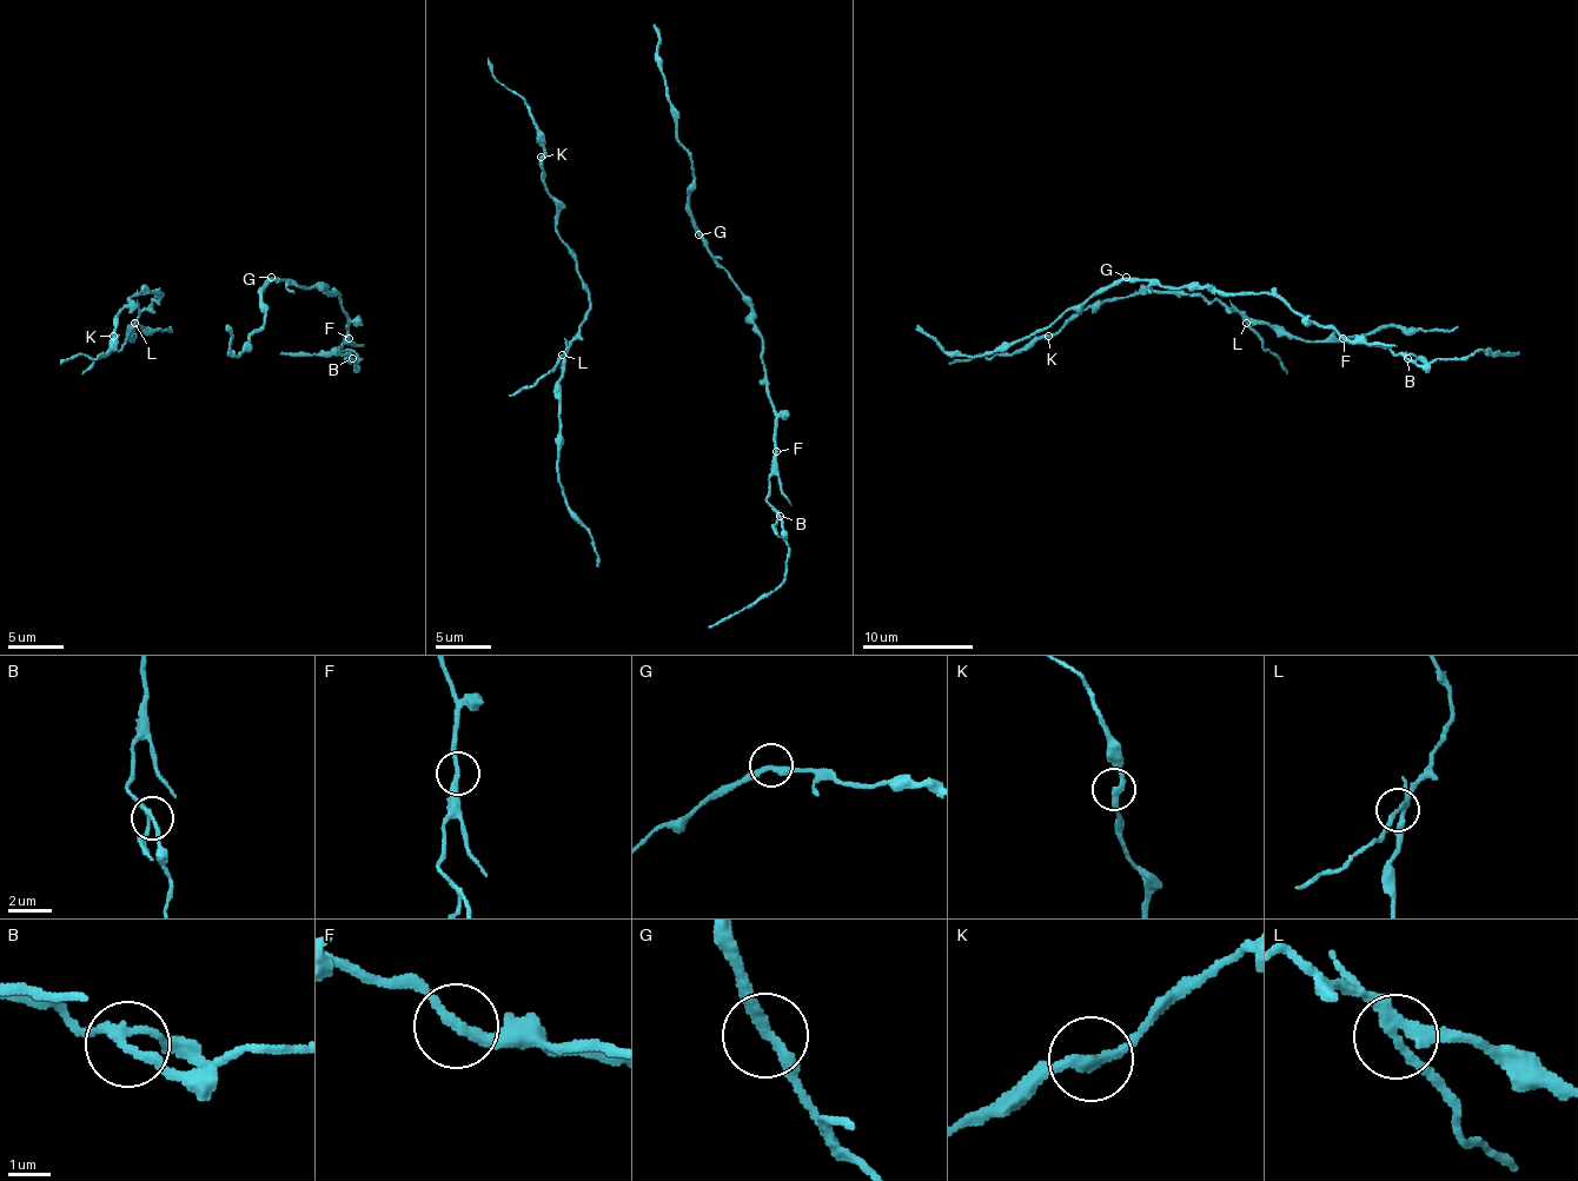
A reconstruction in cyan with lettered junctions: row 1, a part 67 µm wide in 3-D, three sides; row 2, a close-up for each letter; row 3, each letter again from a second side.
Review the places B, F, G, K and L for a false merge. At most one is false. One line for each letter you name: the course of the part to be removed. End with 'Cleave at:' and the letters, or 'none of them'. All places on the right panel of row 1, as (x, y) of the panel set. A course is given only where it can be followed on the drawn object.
L: Course of the part to remove: (1246, 322), (1287, 375)
Cleave at: L

